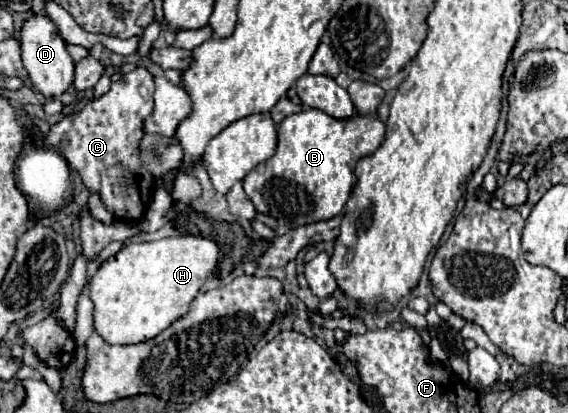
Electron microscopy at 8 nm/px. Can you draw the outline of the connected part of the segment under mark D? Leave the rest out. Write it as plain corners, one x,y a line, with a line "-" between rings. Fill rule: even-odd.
32,16
24,22
22,28
22,62
28,70
32,86
44,94
46,98
54,98
64,94
74,80
74,60
66,52
66,42
56,32
56,26
48,16

